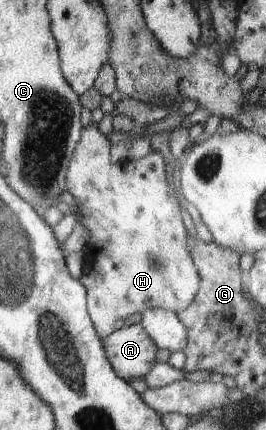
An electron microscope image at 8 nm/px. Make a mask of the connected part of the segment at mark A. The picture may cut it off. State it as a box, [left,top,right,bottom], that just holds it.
[102,323,158,382]

